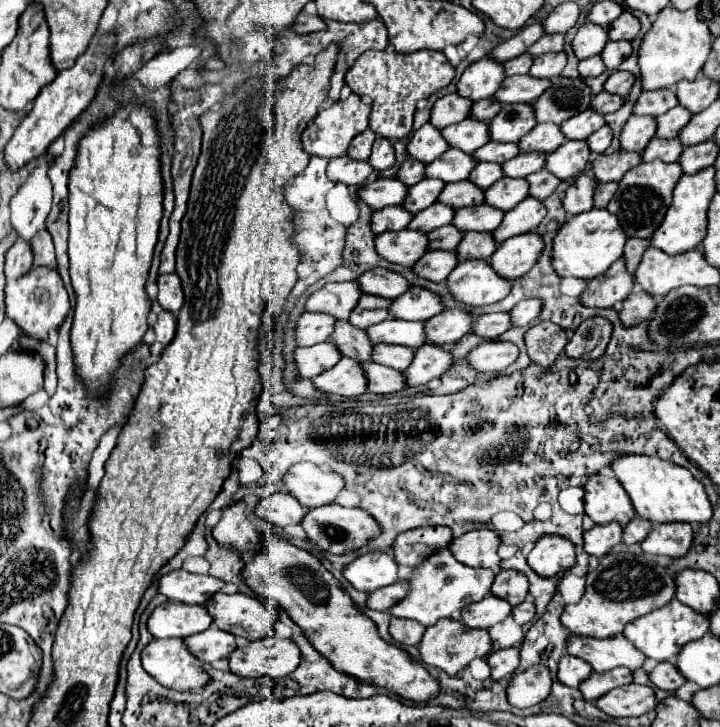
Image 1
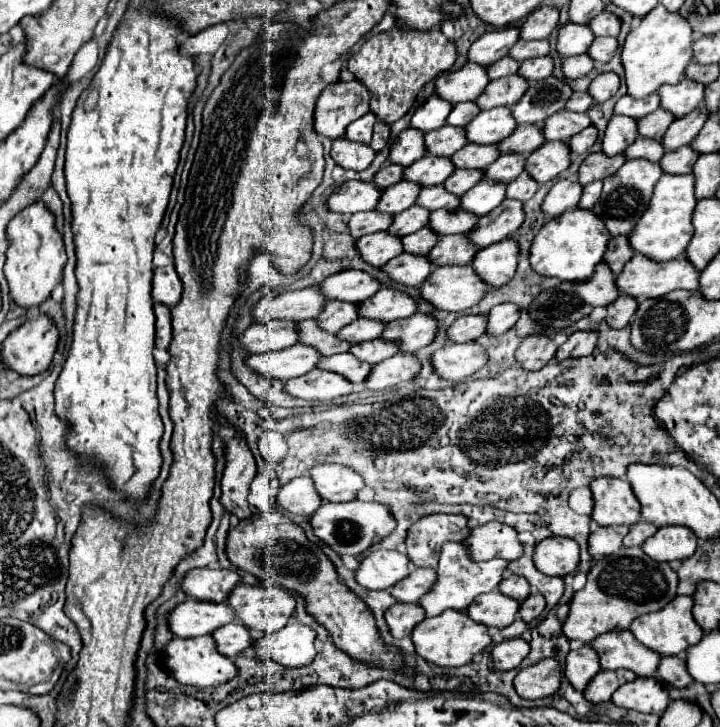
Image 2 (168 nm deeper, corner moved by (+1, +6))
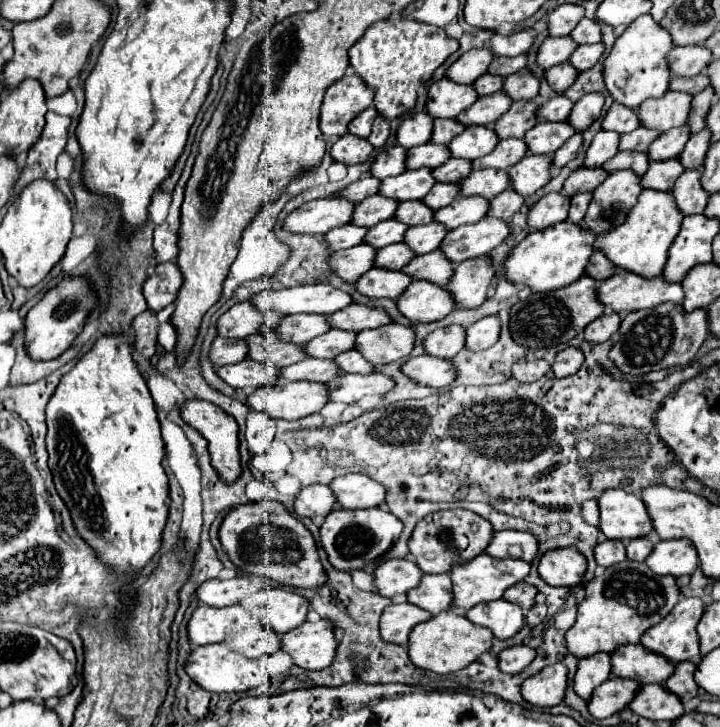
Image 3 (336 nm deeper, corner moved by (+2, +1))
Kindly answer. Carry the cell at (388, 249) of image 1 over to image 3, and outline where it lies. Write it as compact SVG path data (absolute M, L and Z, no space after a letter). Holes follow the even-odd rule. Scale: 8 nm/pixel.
M368 243L344 249L344 251L336 251L332 253L332 269L334 273L338 273L342 279L356 283L366 271L370 271L374 267L374 259L376 259L376 249Z

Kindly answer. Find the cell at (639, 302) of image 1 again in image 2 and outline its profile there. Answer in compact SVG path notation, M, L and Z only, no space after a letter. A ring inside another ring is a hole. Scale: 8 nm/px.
M621 294L615 302L611 302L611 306L607 306L605 322L607 322L611 328L625 328L625 326L629 324L631 316L635 314L635 310L637 310L635 298Z

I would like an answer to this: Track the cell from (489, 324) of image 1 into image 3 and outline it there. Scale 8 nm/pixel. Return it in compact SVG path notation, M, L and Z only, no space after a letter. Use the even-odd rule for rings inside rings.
M450 325L444 329L436 329L424 341L426 353L442 359L452 359L466 347L466 329L462 325Z

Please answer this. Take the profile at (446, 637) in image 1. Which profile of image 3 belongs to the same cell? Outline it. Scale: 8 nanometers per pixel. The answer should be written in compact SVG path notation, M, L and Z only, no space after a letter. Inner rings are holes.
M442 611L436 617L432 617L426 623L420 623L412 629L408 639L408 655L410 661L420 667L434 673L454 673L470 663L474 663L482 653L490 651L492 647L492 633L486 627L474 625L462 615L456 615L454 611Z

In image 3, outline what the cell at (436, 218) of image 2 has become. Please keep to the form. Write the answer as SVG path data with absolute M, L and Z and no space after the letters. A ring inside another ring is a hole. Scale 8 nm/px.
M438 221L428 223L428 225L416 225L406 231L404 243L408 243L418 255L422 255L422 253L430 253L432 249L440 247L446 233L448 233L448 227Z

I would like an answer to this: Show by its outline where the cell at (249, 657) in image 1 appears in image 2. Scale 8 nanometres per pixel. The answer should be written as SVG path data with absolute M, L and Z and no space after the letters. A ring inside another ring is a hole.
M291 622L285 628L257 640L253 648L261 660L275 660L283 666L299 668L311 664L315 658L315 638L317 632L311 626Z

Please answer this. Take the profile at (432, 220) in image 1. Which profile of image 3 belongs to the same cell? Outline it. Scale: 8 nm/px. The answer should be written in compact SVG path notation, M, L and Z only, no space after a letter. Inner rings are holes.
M398 219L382 221L374 227L370 227L370 233L366 235L366 243L374 245L376 249L382 249L382 247L392 245L392 243L400 243L400 241L404 241L404 233L408 231L408 227L410 225L404 225Z

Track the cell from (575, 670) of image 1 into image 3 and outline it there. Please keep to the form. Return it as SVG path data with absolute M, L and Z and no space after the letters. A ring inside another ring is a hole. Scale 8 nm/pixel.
M596 653L592 657L578 659L578 669L574 675L574 691L584 701L590 699L594 687L610 677L610 655Z

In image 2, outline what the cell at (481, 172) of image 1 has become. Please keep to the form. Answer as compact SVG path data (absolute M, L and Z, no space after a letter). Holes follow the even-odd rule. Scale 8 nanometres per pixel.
M455 170L443 186L447 186L447 192L455 196L463 196L467 190L471 190L479 180L483 178L481 170Z

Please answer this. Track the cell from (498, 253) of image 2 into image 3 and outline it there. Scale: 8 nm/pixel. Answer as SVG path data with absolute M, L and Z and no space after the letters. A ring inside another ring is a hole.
M486 255L458 264L453 263L453 267L454 277L446 285L446 289L452 293L458 307L474 309L482 305L488 299L486 291L490 289L490 283L496 275L492 259Z

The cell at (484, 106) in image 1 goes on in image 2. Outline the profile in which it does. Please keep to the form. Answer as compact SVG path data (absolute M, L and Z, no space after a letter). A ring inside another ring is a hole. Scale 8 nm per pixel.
M473 102L455 104L451 114L447 116L447 124L451 124L451 126L467 126L477 114L479 114L479 108Z

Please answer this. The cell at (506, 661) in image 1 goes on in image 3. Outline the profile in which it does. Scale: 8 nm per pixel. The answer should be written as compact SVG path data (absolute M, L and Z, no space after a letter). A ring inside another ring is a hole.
M514 645L498 653L498 669L502 673L520 673L526 665L532 663L536 657L536 651L526 645Z

